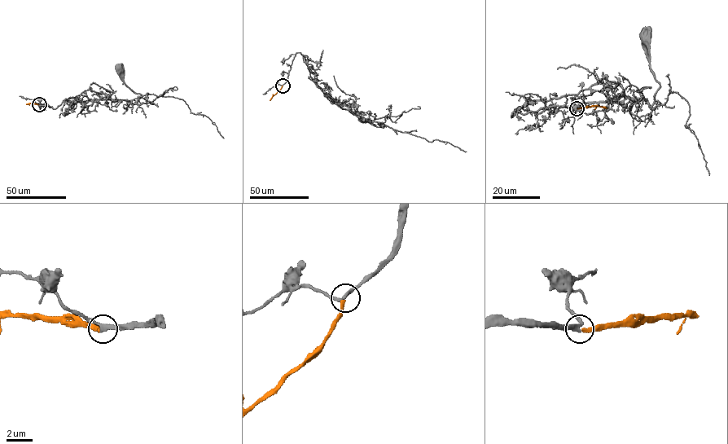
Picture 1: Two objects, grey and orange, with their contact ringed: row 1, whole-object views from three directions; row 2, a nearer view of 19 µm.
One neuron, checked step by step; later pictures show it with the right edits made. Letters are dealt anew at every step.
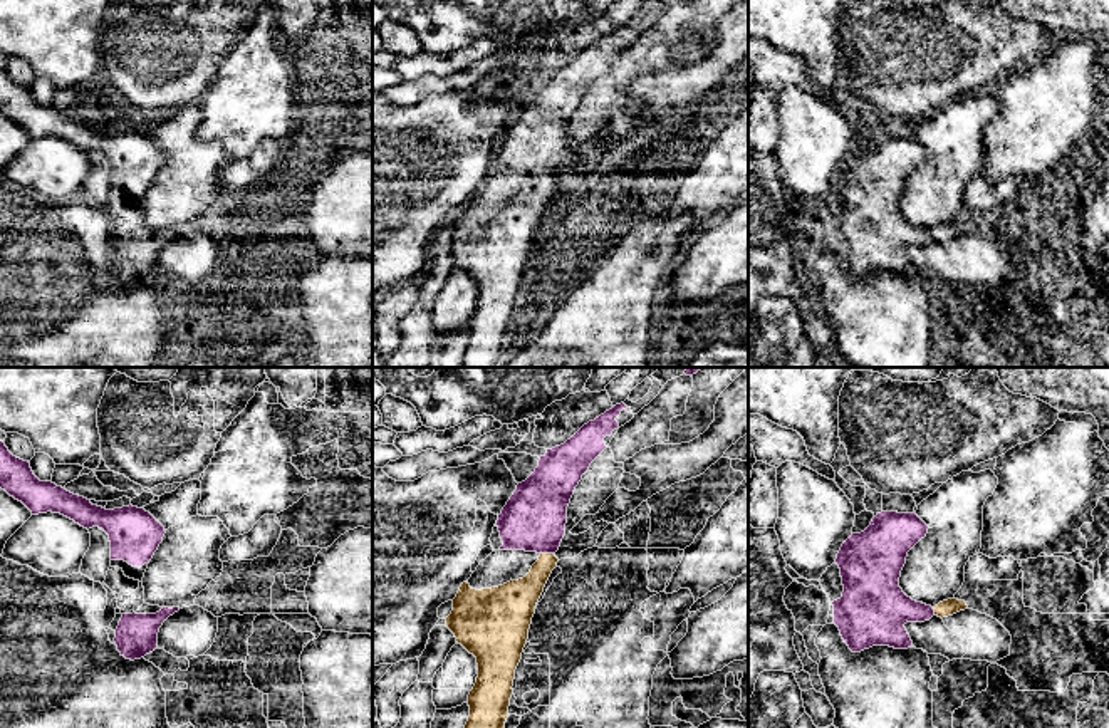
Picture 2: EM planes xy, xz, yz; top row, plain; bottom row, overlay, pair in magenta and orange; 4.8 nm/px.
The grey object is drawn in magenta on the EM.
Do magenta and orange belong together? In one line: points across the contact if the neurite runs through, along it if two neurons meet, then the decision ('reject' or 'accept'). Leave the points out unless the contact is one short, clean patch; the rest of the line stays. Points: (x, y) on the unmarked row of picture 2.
across xz (534, 143), (544, 160), (547, 176), (547, 187), (520, 220) | accept

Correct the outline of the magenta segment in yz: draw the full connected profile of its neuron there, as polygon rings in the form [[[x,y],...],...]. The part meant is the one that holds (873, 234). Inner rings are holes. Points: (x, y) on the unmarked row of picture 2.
[[[881,136],[871,149],[852,158],[836,188],[844,216],[834,225],[834,248],[852,277],[872,270],[914,272],[906,247],[948,242],[968,233],[965,225],[948,223],[931,231],[908,221],[899,211],[908,176],[928,158],[916,138]]]

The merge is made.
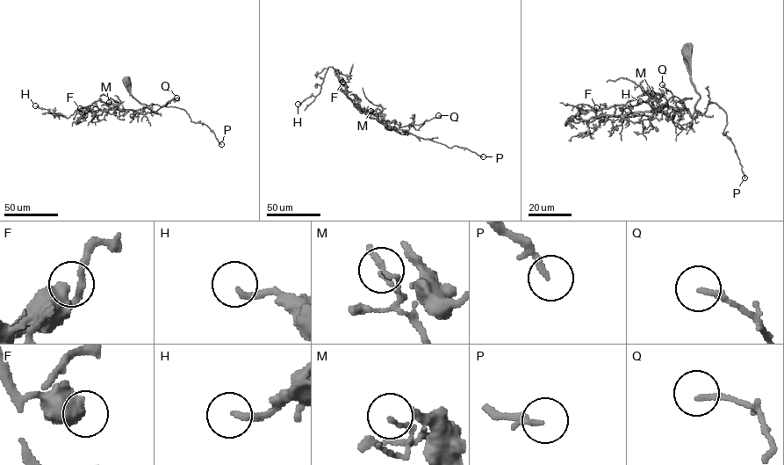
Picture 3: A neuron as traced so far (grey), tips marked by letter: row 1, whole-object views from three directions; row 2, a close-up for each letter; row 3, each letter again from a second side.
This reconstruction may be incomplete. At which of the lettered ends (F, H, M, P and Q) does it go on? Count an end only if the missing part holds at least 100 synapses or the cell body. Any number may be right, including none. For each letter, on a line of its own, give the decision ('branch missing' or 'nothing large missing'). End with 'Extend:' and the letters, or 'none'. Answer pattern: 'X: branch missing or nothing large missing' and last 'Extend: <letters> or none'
F: nothing large missing
H: nothing large missing
M: nothing large missing
P: nothing large missing
Q: nothing large missing
Extend: none

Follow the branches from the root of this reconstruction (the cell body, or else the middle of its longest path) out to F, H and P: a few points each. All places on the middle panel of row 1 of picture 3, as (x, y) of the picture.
F: (387, 127), (402, 134), (407, 133), (390, 127), (376, 116), (361, 110), (341, 88), (342, 82)
H: (387, 127), (407, 133), (361, 110), (341, 88), (332, 67), (327, 71), (320, 92), (298, 104)
P: (387, 127), (401, 134), (406, 134), (406, 131), (448, 148), (465, 148), (483, 156)

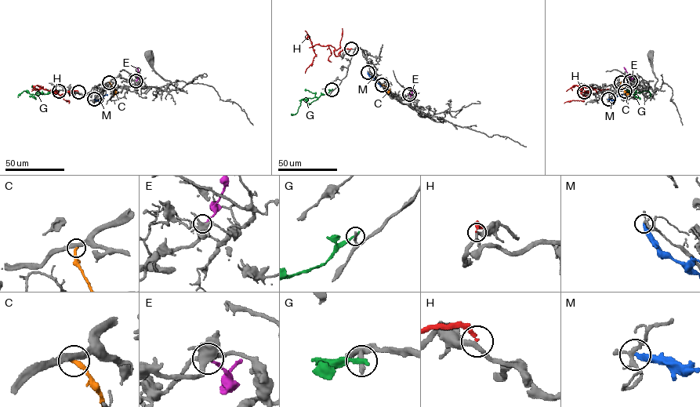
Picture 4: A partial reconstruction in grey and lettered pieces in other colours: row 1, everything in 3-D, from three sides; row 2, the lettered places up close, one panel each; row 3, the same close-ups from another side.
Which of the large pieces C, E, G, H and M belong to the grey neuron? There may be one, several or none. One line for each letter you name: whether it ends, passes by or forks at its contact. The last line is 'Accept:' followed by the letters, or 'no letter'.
Accept: no letter

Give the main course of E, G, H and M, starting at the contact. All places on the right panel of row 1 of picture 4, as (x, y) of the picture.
E: (630, 81), (631, 78), (624, 67)
G: (625, 91), (634, 94), (648, 91), (649, 97)
H: (584, 92), (592, 93), (584, 96), (580, 89), (583, 87), (608, 89)
M: (608, 99), (613, 100), (622, 94)

